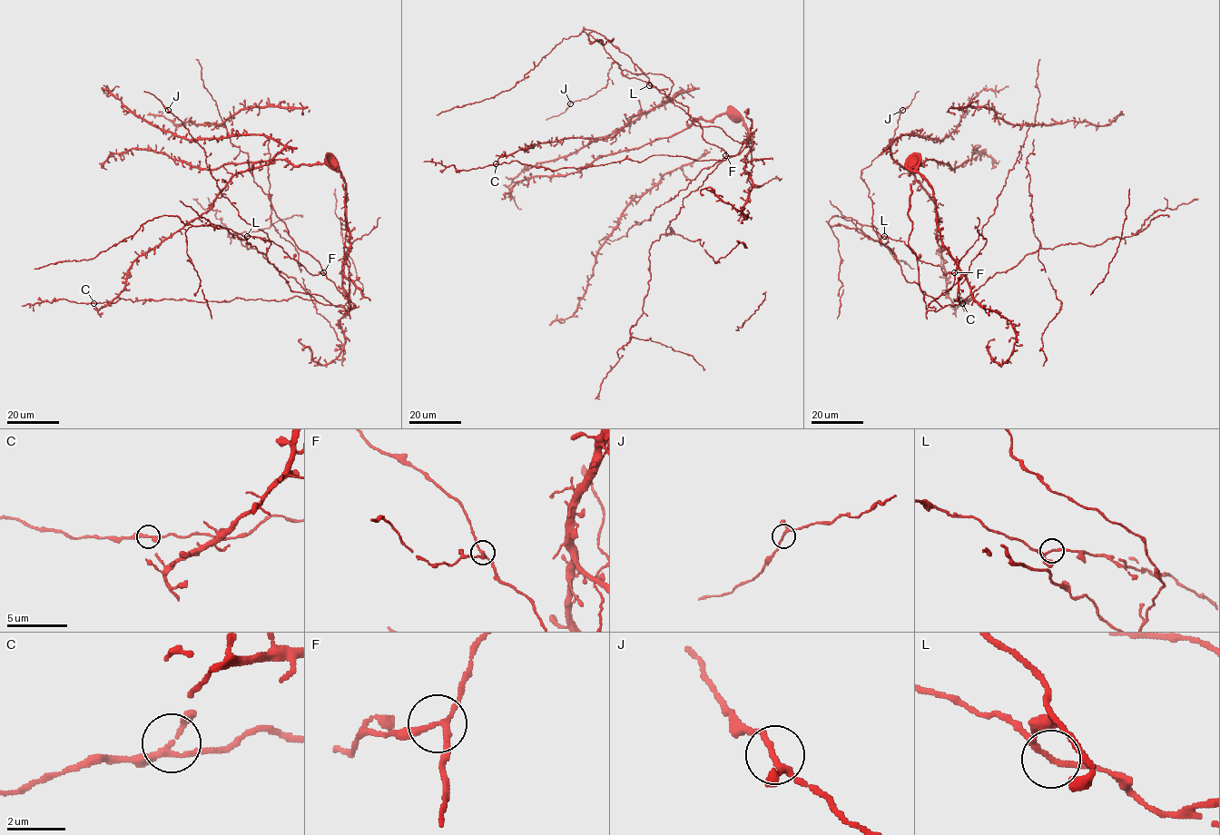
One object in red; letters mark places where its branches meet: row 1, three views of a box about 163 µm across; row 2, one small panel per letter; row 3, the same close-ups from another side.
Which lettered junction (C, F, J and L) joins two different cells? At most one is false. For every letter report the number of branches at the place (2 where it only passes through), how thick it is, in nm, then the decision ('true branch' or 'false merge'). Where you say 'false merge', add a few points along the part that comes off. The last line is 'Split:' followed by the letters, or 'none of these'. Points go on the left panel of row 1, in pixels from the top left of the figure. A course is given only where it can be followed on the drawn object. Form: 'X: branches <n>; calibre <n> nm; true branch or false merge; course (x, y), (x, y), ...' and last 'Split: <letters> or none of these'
C: branches 3; calibre 200 nm; true branch
F: branches 3; calibre 190 nm; true branch
J: branches 3; calibre 160 nm; true branch
L: branches 3; calibre 150 nm; true branch
Split: none of these

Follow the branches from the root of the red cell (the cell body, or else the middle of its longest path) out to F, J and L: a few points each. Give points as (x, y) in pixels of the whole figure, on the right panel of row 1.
F: (965, 300), (953, 300), (959, 296), (957, 305), (937, 311), (928, 306), (953, 285), (953, 272)
J: (965, 300), (953, 300), (959, 296), (942, 308), (909, 282), (873, 230), (861, 171), (886, 149), (902, 110)
L: (965, 300), (929, 307), (954, 273), (883, 236)

